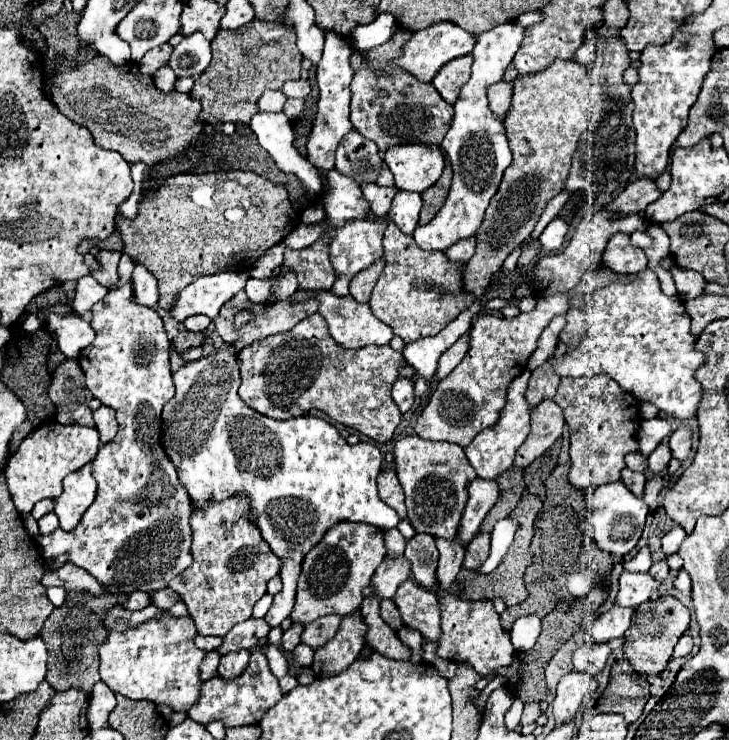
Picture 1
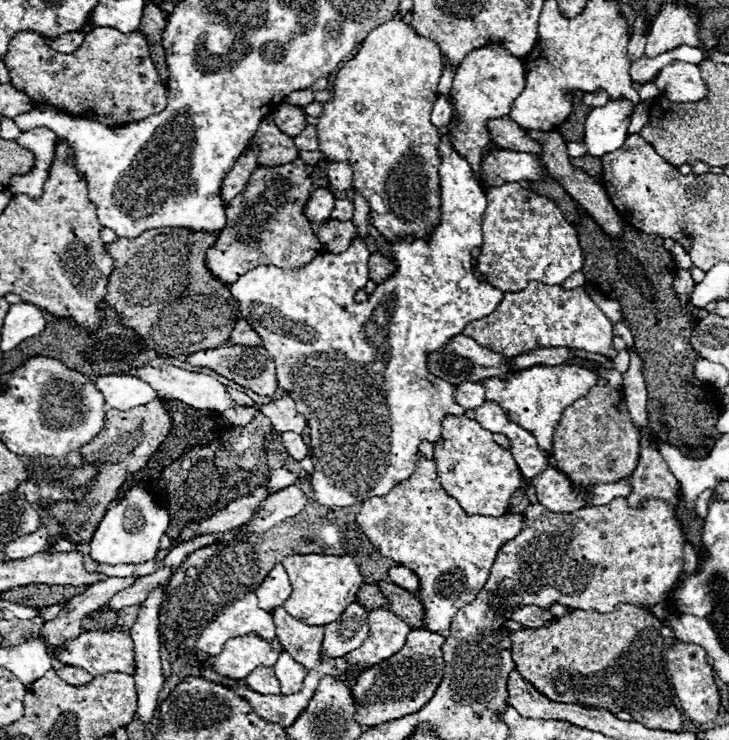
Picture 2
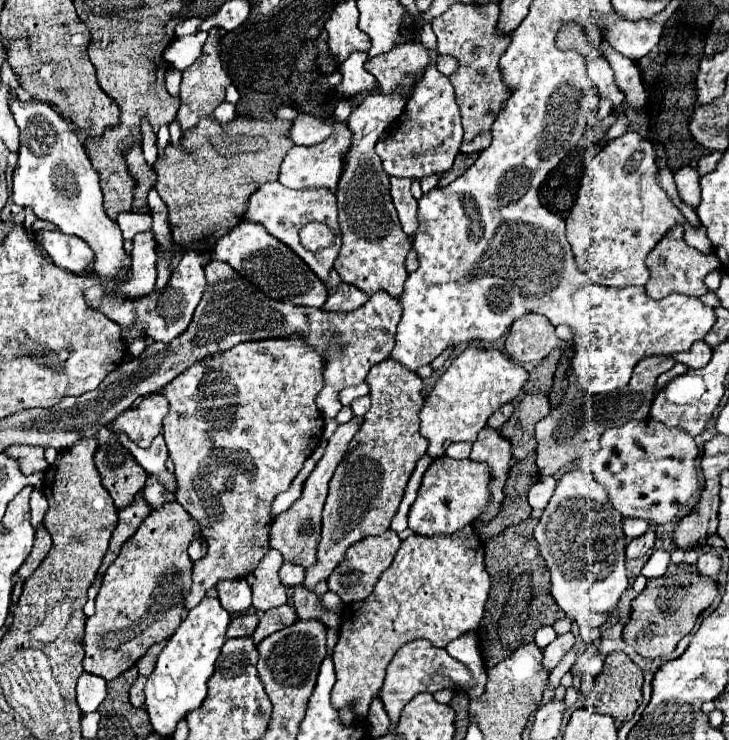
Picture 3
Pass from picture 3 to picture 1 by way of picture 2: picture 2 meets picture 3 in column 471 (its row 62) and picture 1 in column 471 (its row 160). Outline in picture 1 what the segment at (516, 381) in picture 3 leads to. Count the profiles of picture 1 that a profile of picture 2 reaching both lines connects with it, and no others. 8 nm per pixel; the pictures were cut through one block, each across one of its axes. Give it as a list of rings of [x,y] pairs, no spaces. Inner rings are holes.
[[[582,288],[570,292],[536,298],[536,308],[532,312],[522,312],[516,318],[502,316],[478,316],[470,330],[470,350],[462,362],[438,382],[430,396],[428,406],[422,410],[414,430],[424,440],[442,440],[458,446],[468,446],[478,432],[496,424],[500,410],[506,404],[506,390],[516,374],[526,370],[530,354],[536,350],[536,342],[542,330],[550,324],[556,314],[568,310],[572,294],[584,294]]]

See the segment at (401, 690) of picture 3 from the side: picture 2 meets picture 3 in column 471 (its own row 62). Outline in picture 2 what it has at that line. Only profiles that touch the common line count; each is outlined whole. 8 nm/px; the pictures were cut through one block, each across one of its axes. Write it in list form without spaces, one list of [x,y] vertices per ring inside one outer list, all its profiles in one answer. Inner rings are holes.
[[[672,62],[658,72],[654,84],[660,94],[670,98],[670,102],[698,102],[708,98],[708,86],[696,64]]]

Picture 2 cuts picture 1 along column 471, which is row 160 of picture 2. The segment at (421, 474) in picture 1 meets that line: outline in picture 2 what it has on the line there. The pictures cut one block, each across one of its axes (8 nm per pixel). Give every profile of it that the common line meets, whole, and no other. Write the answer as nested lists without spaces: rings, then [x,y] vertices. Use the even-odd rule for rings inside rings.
[[[484,44],[482,48],[472,50],[458,66],[458,72],[454,76],[454,84],[450,90],[450,98],[454,104],[454,114],[456,114],[458,124],[454,130],[450,130],[450,138],[454,138],[456,152],[470,162],[474,178],[482,184],[484,184],[484,178],[480,174],[482,154],[486,148],[490,150],[498,148],[492,142],[486,124],[494,118],[508,116],[514,104],[514,98],[518,98],[524,88],[526,88],[524,62],[512,56],[502,44]]]

